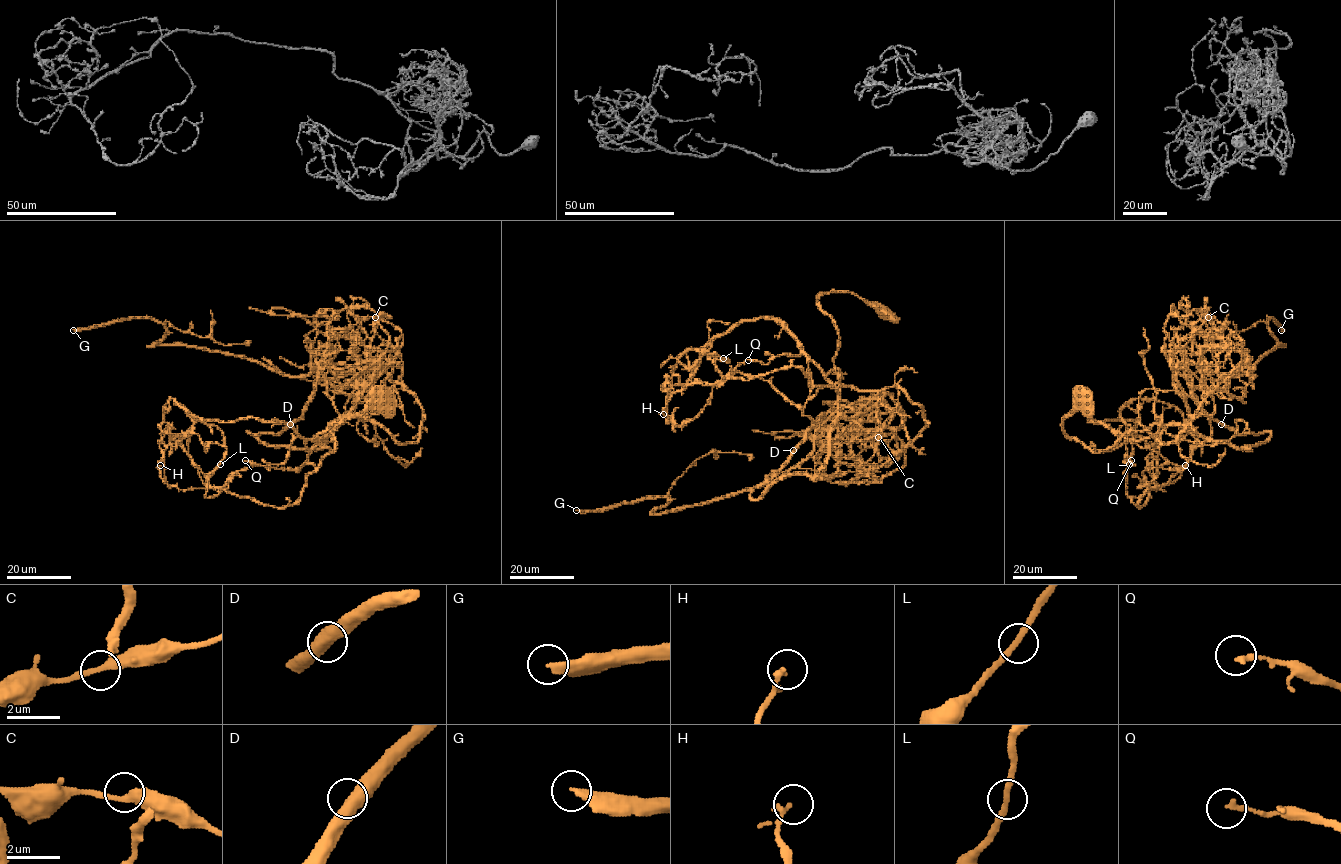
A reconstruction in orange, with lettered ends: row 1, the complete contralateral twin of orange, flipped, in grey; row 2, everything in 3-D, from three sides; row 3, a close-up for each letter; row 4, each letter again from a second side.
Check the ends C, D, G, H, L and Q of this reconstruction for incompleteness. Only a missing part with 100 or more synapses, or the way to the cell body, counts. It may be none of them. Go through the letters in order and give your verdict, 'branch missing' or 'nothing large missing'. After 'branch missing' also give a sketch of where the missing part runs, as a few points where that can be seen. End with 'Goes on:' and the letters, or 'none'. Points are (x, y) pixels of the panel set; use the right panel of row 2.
C: nothing large missing
D: nothing large missing
G: branch missing | (1281, 330), (1255, 344), (1253, 460), (1173, 521), (1165, 560), (1160, 503), (1131, 456), (1112, 509)
H: nothing large missing
L: nothing large missing
Q: nothing large missing
Goes on: G

